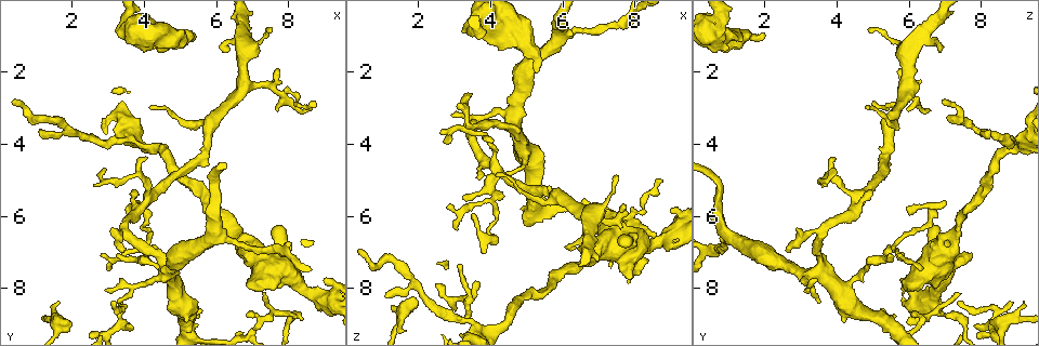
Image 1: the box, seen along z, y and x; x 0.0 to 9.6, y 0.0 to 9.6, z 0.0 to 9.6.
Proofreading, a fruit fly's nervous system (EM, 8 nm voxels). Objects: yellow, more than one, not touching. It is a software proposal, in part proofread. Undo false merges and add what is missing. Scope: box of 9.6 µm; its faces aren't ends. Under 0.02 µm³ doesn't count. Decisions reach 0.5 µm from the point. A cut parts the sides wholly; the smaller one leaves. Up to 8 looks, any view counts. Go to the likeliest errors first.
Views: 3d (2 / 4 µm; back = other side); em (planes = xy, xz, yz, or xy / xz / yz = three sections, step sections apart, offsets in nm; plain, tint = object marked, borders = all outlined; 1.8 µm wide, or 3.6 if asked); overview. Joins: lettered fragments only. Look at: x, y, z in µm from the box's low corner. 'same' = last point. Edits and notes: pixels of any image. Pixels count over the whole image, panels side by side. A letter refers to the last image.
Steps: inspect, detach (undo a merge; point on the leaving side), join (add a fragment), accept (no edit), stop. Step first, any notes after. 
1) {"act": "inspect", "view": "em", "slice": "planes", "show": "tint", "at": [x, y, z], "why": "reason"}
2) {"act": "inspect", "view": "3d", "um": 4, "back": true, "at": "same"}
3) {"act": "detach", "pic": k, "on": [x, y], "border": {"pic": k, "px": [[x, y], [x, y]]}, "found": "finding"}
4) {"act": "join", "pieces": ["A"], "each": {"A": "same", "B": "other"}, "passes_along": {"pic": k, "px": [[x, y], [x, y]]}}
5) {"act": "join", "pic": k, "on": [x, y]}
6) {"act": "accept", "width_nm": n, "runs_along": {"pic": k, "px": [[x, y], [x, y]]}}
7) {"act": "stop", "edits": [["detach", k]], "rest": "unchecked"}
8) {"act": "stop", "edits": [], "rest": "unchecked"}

{"act": "inspect", "view": "3d", "um": 4, "back": true, "at": [5.30, 0.90, 1.95], "why": "stops while still wide"}

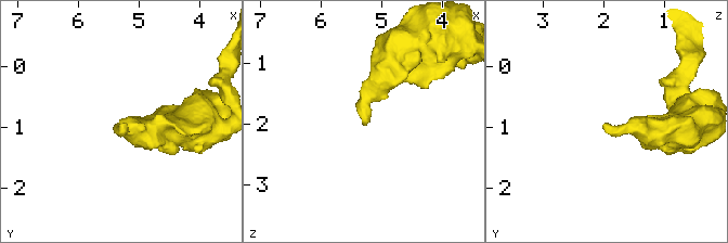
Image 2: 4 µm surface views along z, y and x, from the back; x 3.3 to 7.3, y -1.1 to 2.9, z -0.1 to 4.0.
{"act": "inspect", "view": "em", "slice": "xy", "step": 4, "show": "borders", "at": [5.30, 0.95, 2.00]}

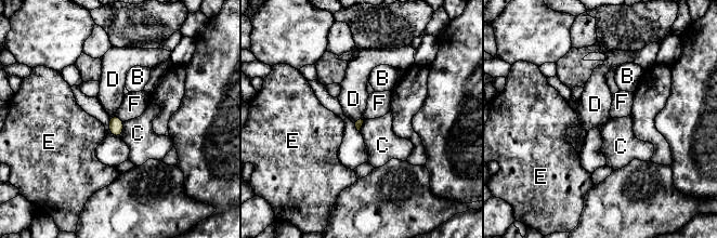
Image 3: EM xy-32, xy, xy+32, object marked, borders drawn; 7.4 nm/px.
{"act": "inspect", "view": "em", "slice": "planes", "show": "borders", "at": "same"}

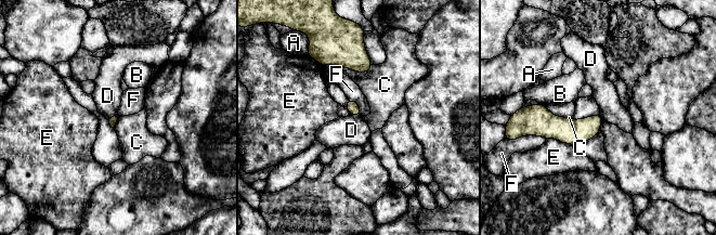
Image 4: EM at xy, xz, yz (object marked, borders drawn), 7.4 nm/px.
{"act": "accept", "each": {"A": "other", "B": "other", "C": "other", "D": "other", "E": "other", "F": "other"}, "runs_along": {"pic": 4, "px": [[536, 111], [552, 127], [599, 119]]}, "found": "none of them fits"}

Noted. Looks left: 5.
{"act": "inspect", "view": "em", "slice": "xy", "step": 16, "show": "borders", "at": [7.90, 7.15, 7.65], "why": "free end"}

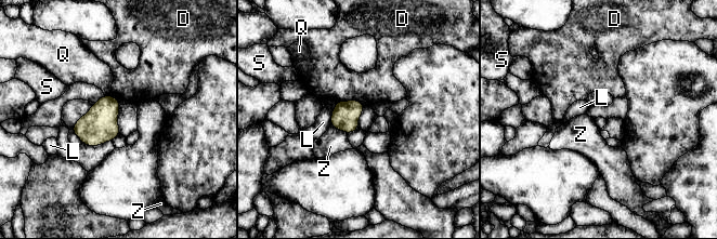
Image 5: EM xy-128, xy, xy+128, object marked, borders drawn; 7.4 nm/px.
{"act": "inspect", "view": "em", "slice": "planes", "show": "borders", "at": "same", "why": "another direction"}

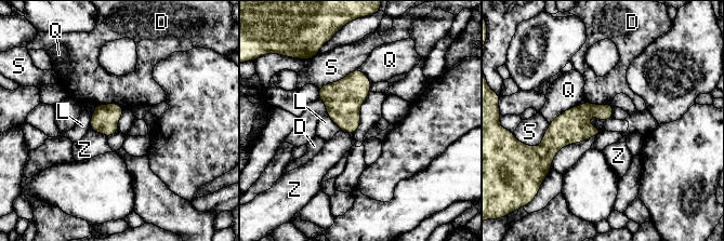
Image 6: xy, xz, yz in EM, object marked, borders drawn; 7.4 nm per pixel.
{"act": "accept", "longest_contact_nm": ["S", 320], "each": {"D": "other", "L": "other", "Q": "other", "S": "other", "Z": "other"}, "border": {"pic": 6, "px": [[90, 128], [106, 137]]}, "found": "none of them fits"}

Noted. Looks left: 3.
{"act": "inspect", "view": "3d", "um": 4, "at": [3.55, 9.05, 7.90], "why": "tapers out"}

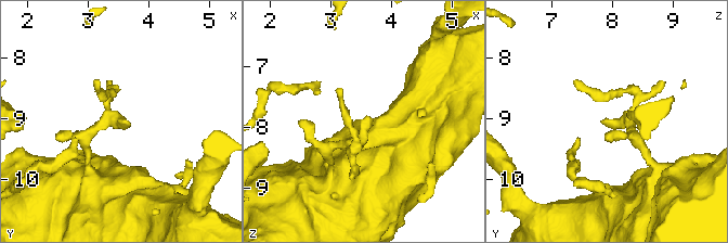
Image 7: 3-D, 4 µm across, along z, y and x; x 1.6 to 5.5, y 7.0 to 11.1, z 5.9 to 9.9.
{"act": "inspect", "view": "em", "slice": "planes", "show": "plain", "at": [3.60, 9.00, 7.85]}

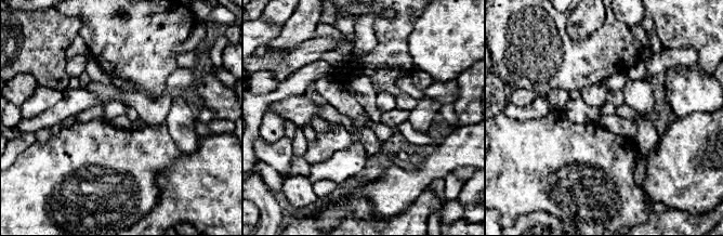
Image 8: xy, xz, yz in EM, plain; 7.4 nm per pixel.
{"act": "inspect", "view": "em", "slice": "planes", "show": "borders", "at": "same"}

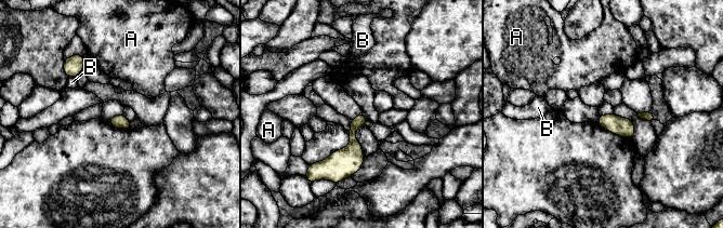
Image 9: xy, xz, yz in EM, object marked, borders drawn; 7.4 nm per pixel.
{"act": "accept", "each": {"A": "other", "B": "other"}, "border": {"pic": 9, "px": [[68, 77], [75, 78]]}, "found": "none of them fits"}

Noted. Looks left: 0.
{"act": "stop", "edits": [], "rest": "unchecked"}

